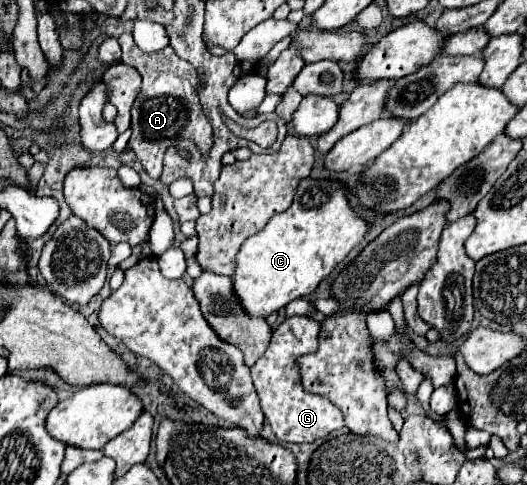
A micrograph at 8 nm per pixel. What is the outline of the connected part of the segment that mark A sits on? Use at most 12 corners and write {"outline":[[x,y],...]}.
{"outline":[[119,37],[121,61],[141,77],[129,145],[159,179],[163,151],[213,129],[195,67],[171,47],[143,53]]}

